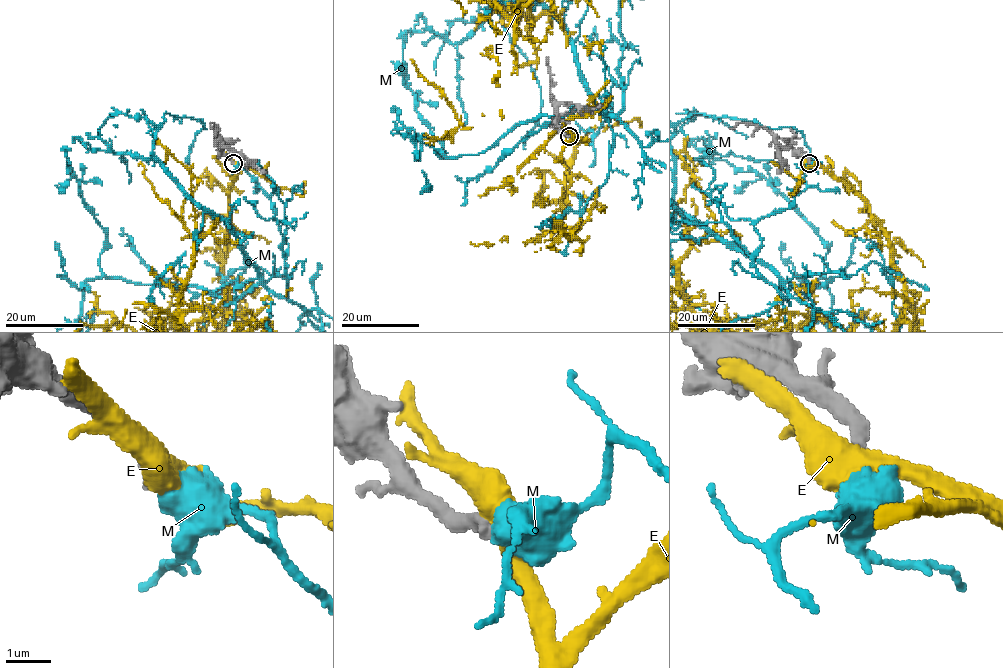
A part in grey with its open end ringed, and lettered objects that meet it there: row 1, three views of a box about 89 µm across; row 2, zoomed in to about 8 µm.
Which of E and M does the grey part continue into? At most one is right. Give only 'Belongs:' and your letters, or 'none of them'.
Belongs: none of them

